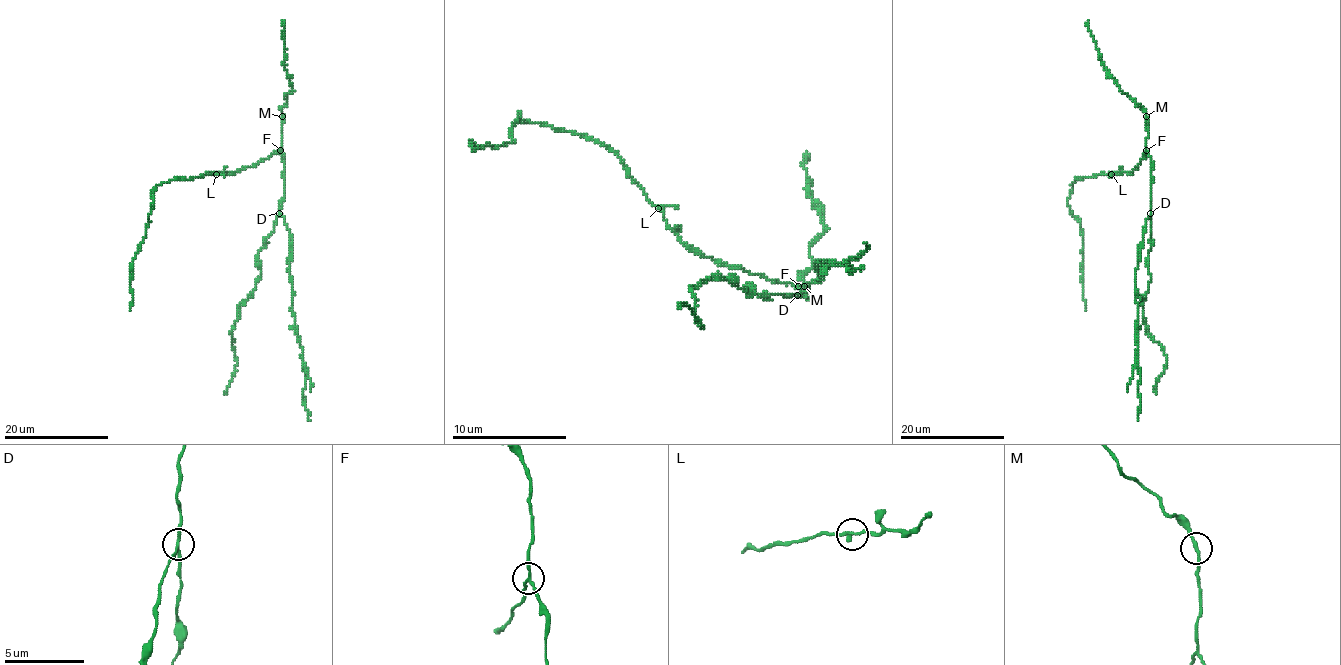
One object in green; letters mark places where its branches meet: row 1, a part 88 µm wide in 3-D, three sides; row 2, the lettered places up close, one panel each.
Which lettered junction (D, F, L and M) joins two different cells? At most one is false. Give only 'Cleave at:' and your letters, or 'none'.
Cleave at: D

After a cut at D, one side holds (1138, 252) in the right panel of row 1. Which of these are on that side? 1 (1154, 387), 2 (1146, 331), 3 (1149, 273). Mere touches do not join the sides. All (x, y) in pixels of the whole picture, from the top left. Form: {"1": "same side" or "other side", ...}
{"1": "other side", "2": "other side", "3": "other side"}

